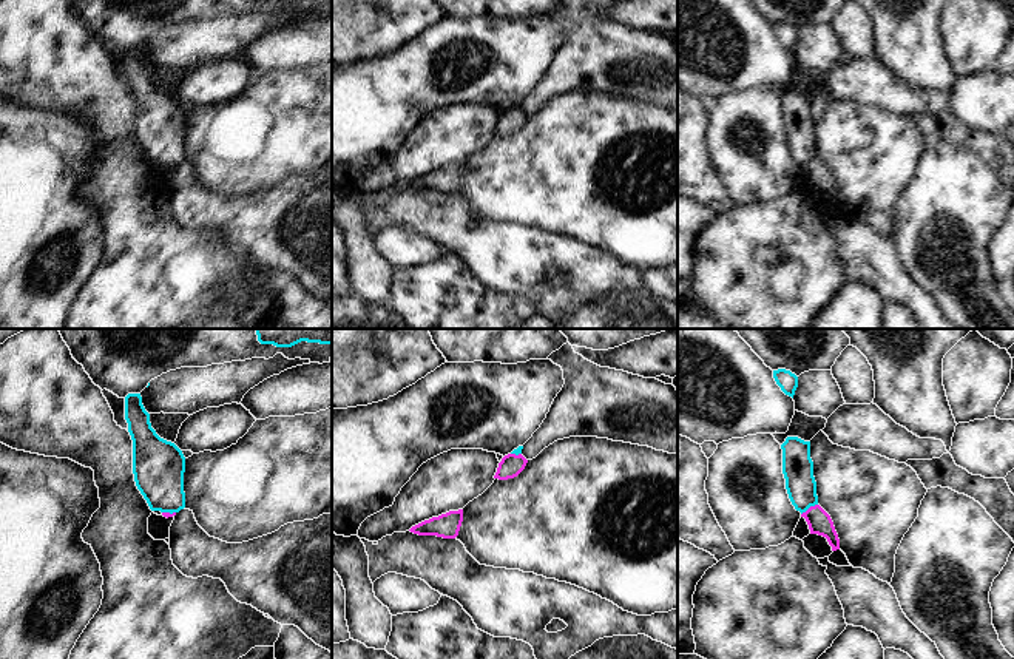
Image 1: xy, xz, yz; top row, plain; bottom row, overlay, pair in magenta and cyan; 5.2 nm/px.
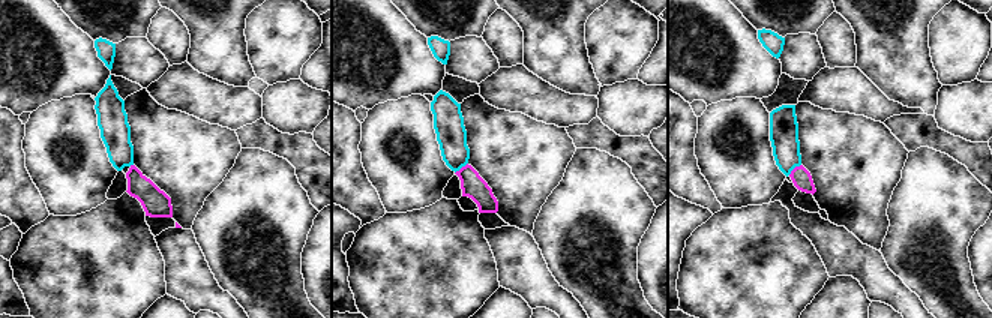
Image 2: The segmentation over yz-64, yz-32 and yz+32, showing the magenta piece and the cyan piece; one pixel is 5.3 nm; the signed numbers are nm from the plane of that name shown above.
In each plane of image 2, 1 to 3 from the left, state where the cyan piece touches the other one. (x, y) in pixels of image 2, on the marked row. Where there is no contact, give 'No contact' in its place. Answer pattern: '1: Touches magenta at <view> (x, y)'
1: No contact
2: Touches magenta at yz-32 (462, 167)
3: Touches magenta at yz+32 (794, 168)

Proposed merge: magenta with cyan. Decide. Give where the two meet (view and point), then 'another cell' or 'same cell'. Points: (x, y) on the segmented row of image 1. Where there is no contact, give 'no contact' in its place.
yz (811, 506) | another cell

